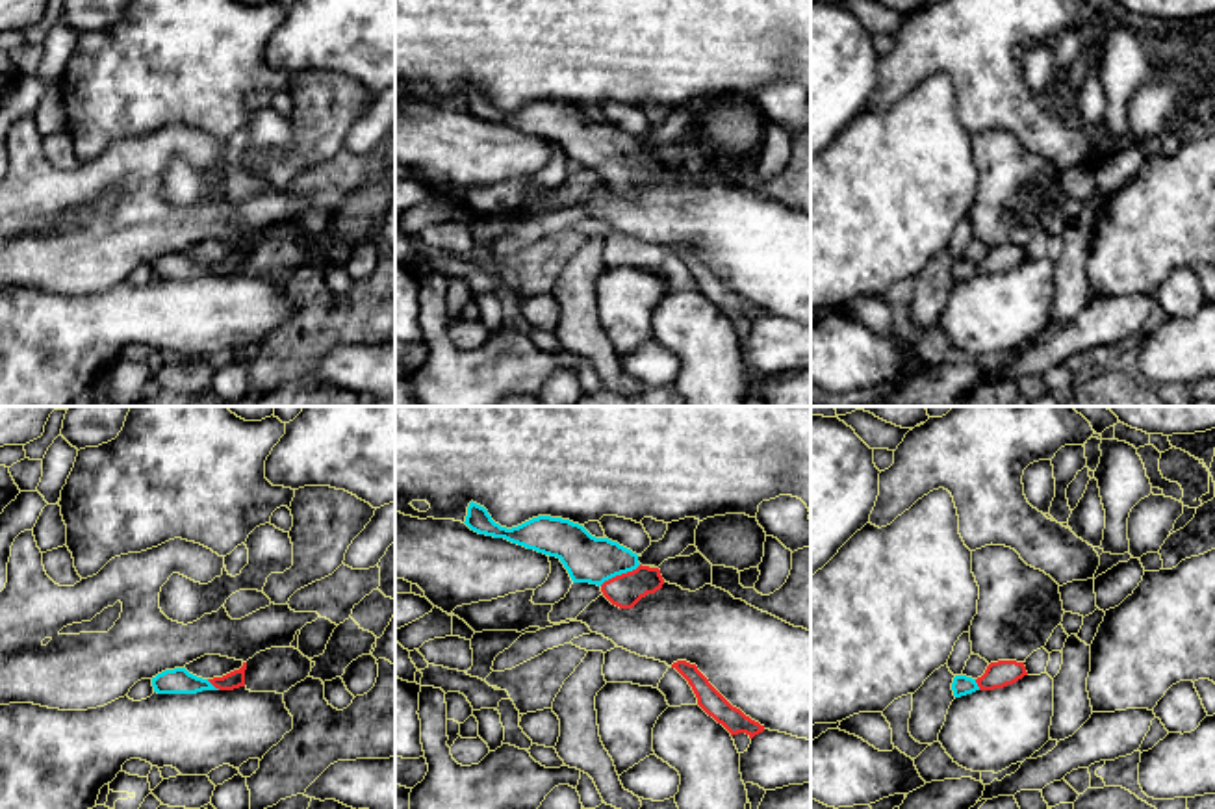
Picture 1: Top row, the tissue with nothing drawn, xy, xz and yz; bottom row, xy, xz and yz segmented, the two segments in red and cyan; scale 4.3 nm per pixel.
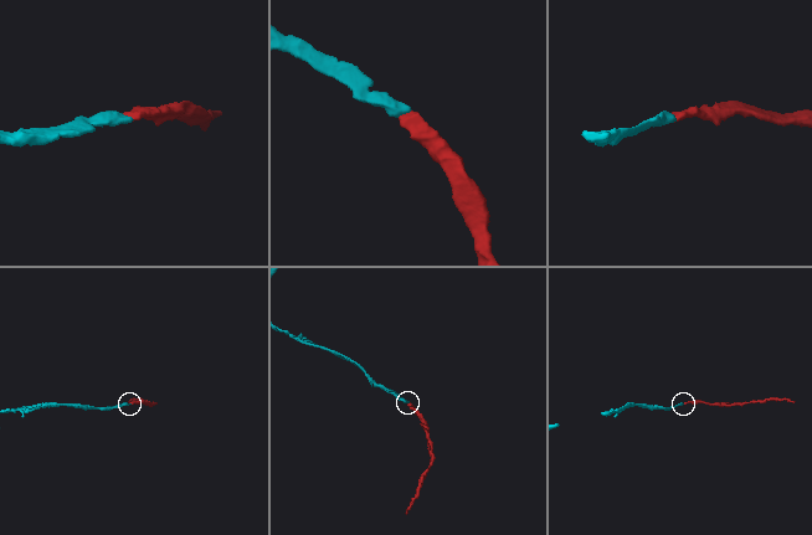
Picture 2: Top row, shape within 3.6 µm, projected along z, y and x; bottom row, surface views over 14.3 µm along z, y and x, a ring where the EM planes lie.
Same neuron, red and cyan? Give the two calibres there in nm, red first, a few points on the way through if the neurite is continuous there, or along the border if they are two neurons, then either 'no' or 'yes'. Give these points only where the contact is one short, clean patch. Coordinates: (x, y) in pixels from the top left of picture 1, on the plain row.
150 nm thick on the red side, 200 nm on the other; runs through xz (624, 175), (622, 158), (605, 147), (588, 143); yes

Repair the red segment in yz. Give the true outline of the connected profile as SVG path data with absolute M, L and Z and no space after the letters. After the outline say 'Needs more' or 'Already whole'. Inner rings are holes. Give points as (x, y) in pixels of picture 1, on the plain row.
M998 245L991 247L985 258L978 263L966 260L955 260L952 275L955 282L972 278L976 275L994 275L1017 267L1028 260L1024 247L1017 245Z. Needs more

